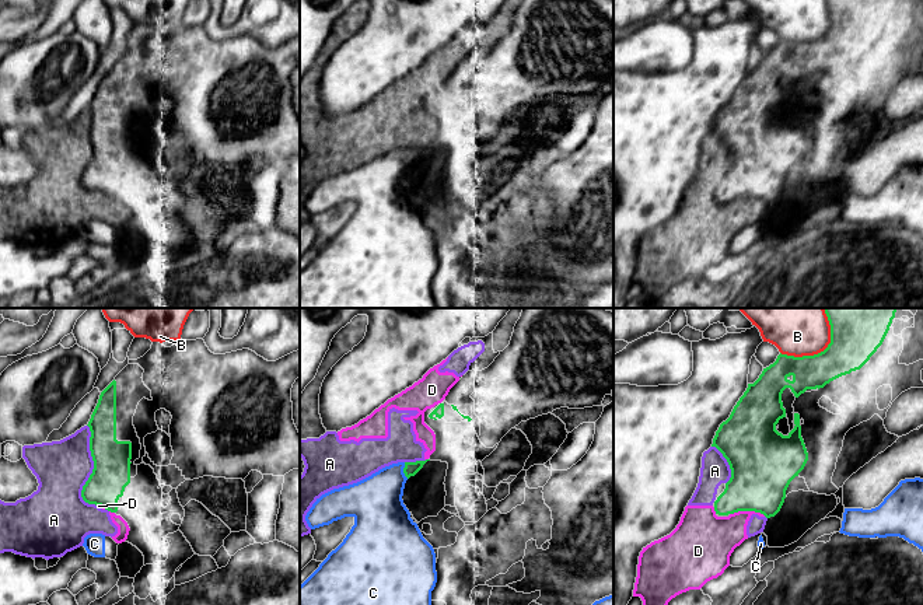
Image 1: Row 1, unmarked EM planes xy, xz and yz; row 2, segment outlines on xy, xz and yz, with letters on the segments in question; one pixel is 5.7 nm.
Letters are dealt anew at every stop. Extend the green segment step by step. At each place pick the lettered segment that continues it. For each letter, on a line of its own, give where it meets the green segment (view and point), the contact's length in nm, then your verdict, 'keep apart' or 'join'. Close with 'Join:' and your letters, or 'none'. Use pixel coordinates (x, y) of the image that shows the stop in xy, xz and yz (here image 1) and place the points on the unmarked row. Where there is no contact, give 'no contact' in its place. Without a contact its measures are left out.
A: xy (93, 156) | 480 nm | keep apart
B: yz (821, 38) | 360 nm | keep apart
C: xz (404, 157) | 100 nm | keep apart
D: yz (748, 196) | 200 nm | keep apart
Join: none

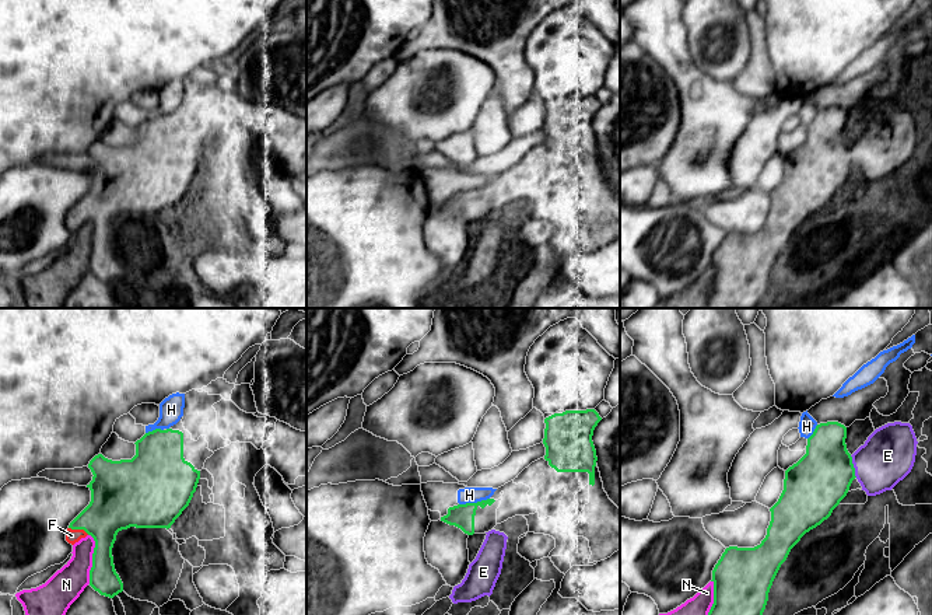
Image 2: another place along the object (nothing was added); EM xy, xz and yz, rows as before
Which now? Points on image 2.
E: yz (852, 153) | 130 nm | join
F: xy (79, 215) | 130 nm | join
H: xz (473, 189) | 180 nm | keep apart
N: xy (93, 245) | 280 nm | keep apart
Join: E, F

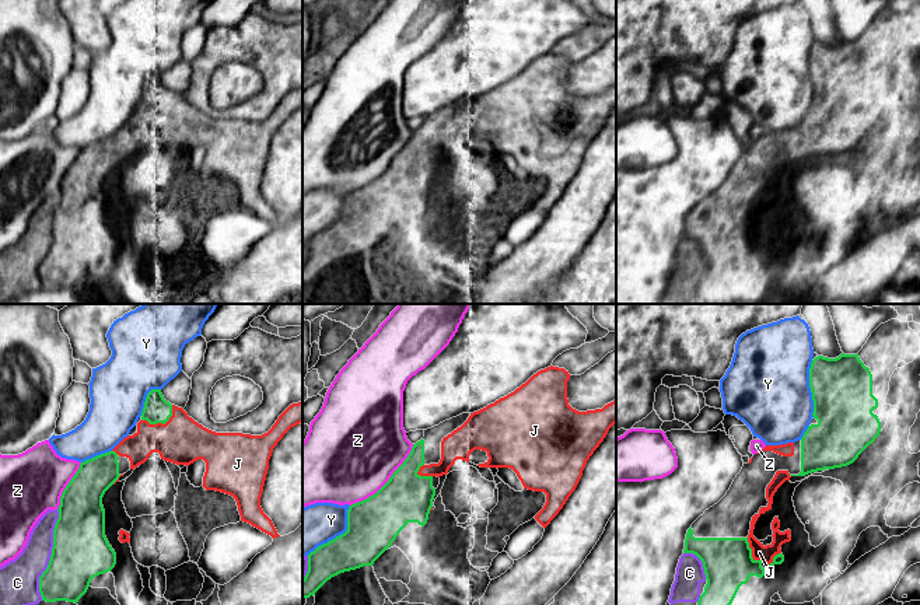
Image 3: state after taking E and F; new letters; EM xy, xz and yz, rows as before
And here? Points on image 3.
C: xy (51, 241) | 550 nm | keep apart
J: yz (758, 247) | 220 nm | join
Y: xz (339, 221) | 380 nm | keep apart
Z: xz (388, 167) | 500 nm | keep apart
Join: J

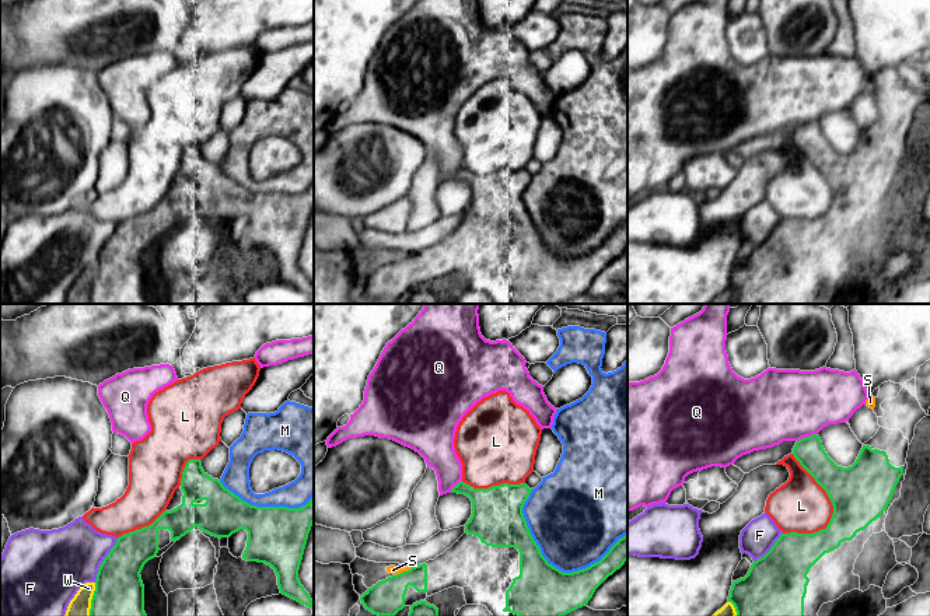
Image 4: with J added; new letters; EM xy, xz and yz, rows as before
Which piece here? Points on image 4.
F: xy (104, 247) | 300 nm | keep apart
L: yz (828, 182) | 480 nm | keep apart
M: xz (559, 256) | 650 nm | keep apart
Q: yz (807, 123) | 130 nm | keep apart
S: xz (404, 258) | 120 nm | keep apart
W: xy (91, 286) | 200 nm | keep apart
Join: none

